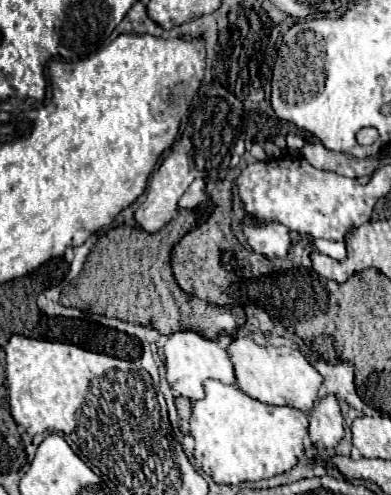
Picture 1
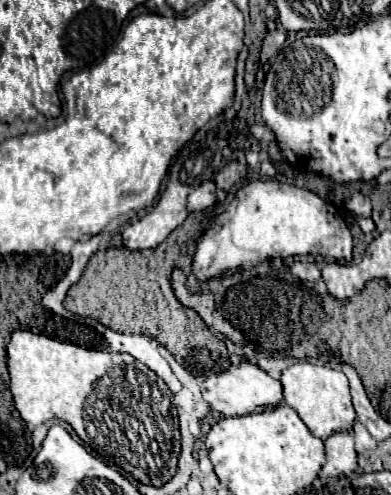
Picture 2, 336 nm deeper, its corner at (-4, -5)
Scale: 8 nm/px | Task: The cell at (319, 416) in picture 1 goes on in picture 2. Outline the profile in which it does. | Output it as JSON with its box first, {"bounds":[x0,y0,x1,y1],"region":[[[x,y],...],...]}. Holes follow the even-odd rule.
{"bounds":[319,432,357,478],"region":[[[335,432],[325,440],[326,462],[319,472],[320,478],[338,477],[357,470],[357,452],[353,448],[351,432]]]}

